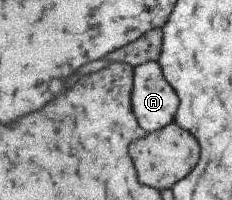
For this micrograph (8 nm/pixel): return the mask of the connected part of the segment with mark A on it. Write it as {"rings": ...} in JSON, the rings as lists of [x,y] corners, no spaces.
{"rings":[[[147,60],[133,66],[129,106],[141,130],[147,134],[167,126],[173,120],[177,104],[177,96],[163,80],[156,61]]]}

